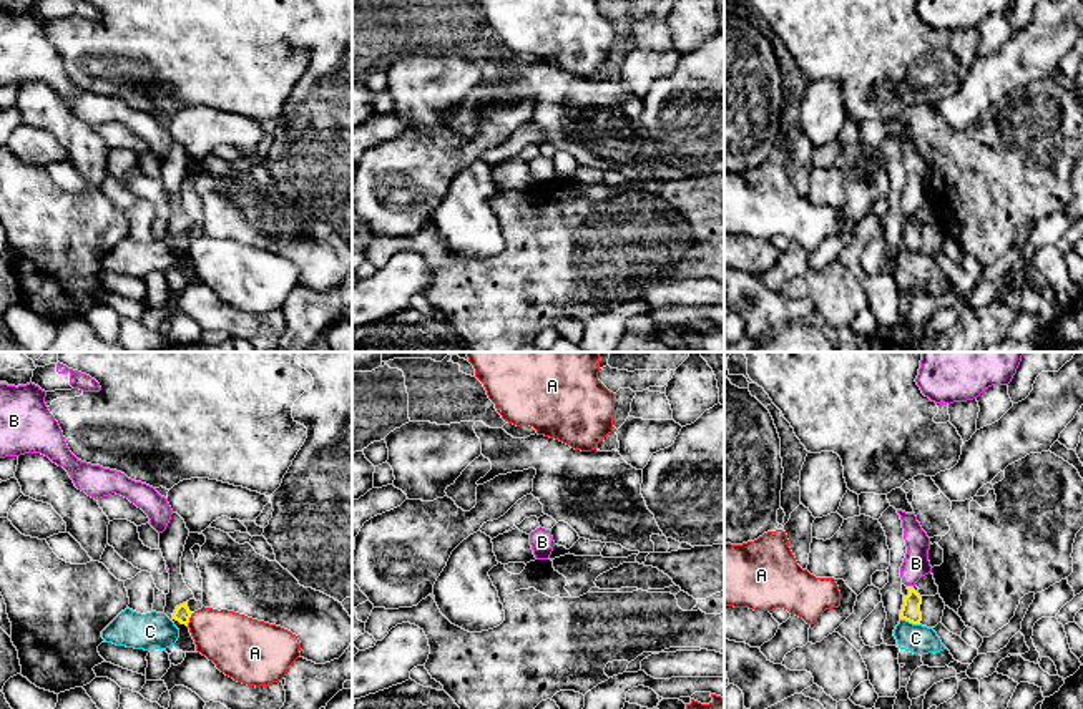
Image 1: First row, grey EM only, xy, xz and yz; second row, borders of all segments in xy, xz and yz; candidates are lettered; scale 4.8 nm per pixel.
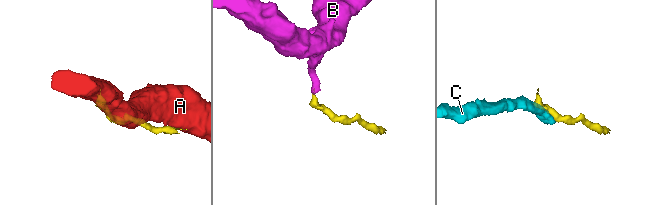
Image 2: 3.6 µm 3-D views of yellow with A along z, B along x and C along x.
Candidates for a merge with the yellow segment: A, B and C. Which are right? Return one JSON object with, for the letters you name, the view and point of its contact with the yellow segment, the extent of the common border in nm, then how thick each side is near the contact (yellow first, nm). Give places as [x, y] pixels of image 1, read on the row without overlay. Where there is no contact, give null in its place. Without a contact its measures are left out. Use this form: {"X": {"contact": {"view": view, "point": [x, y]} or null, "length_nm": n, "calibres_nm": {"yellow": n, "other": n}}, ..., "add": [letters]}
{"B": {"contact": {"view": "yz", "point": [911, 215]}, "length_nm": 30, "calibres_nm": {"yellow": 100, "other": 130}}, "add": ["B"]}

